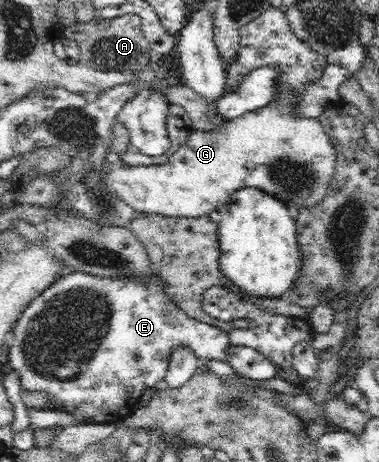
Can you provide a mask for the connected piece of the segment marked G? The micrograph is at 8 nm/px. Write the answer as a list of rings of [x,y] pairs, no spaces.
[[[288,92],[284,100],[281,96],[273,96],[273,100],[264,108],[226,121],[218,130],[194,130],[188,141],[178,146],[177,152],[166,164],[132,167],[119,160],[106,162],[104,178],[107,190],[117,194],[122,202],[138,213],[160,213],[165,217],[196,218],[214,213],[228,197],[232,197],[235,190],[242,188],[274,194],[286,205],[294,202],[298,209],[312,208],[328,194],[330,180],[335,174],[337,153],[319,118],[303,118],[294,113],[300,102],[294,92]]]

